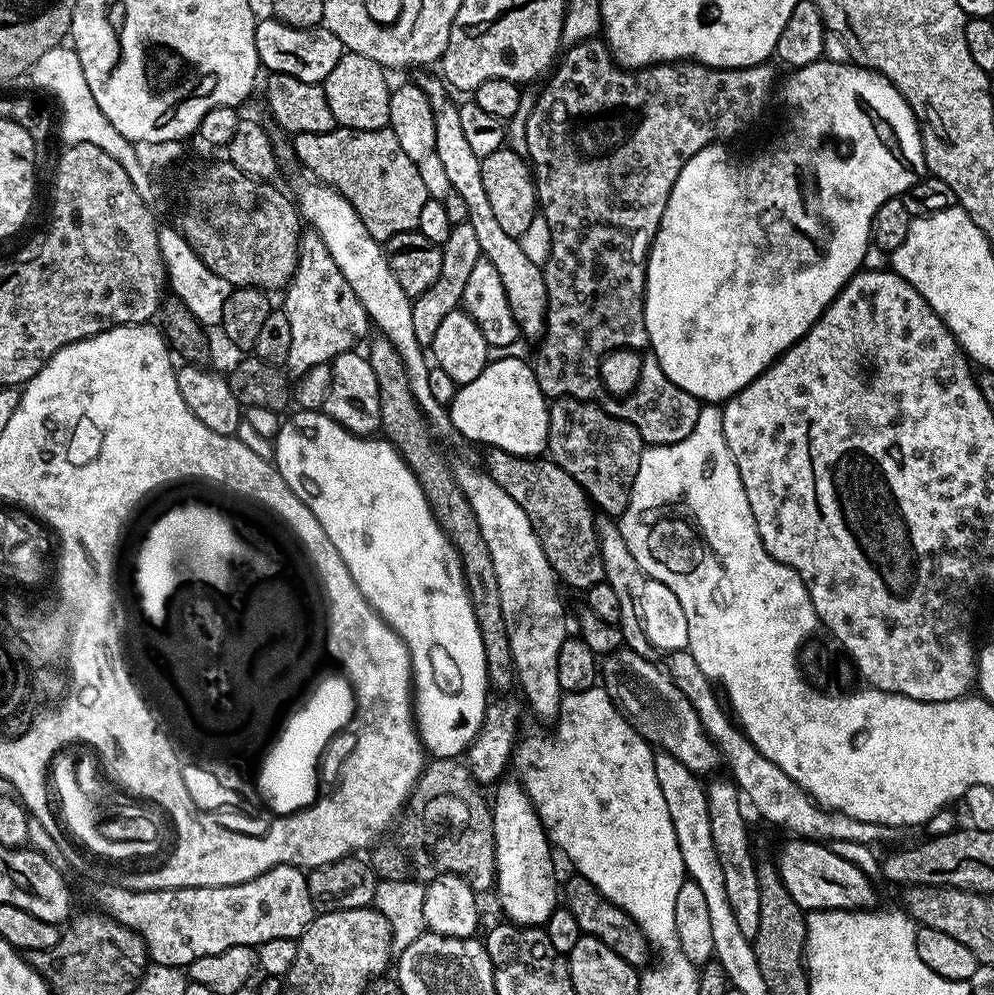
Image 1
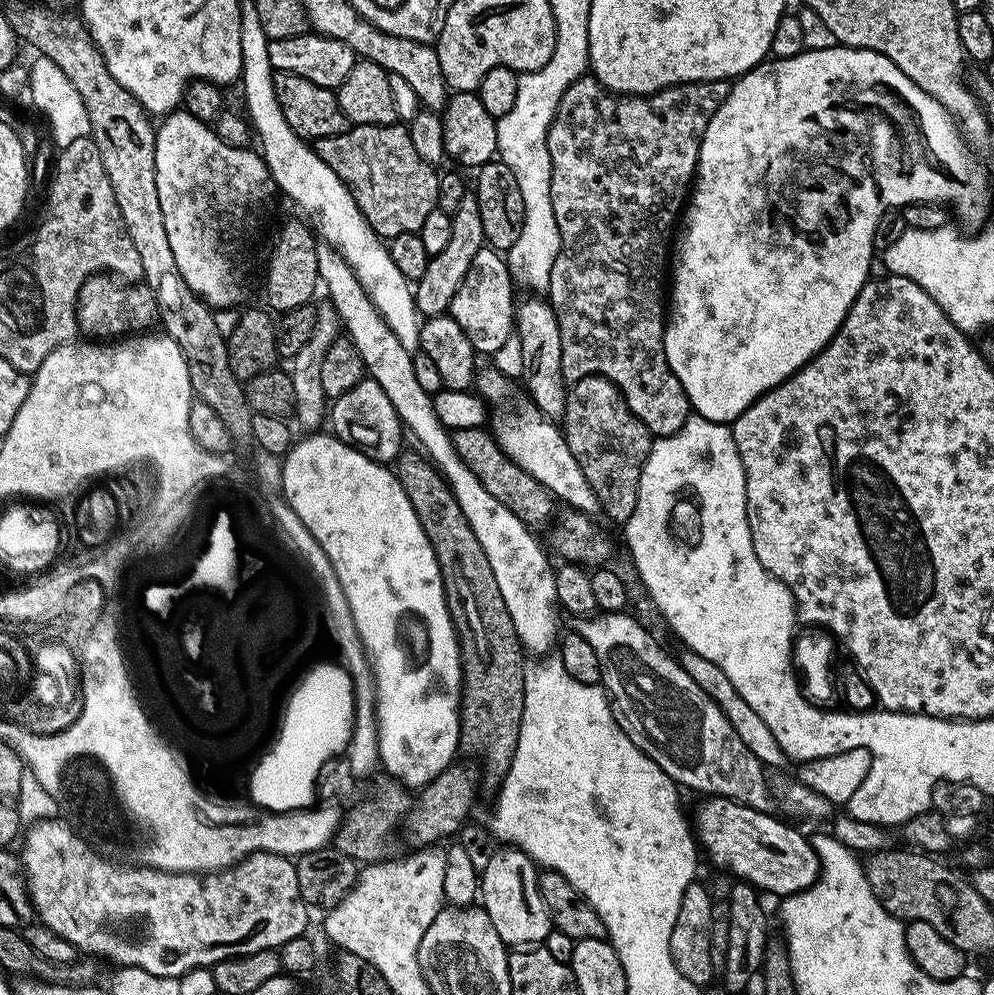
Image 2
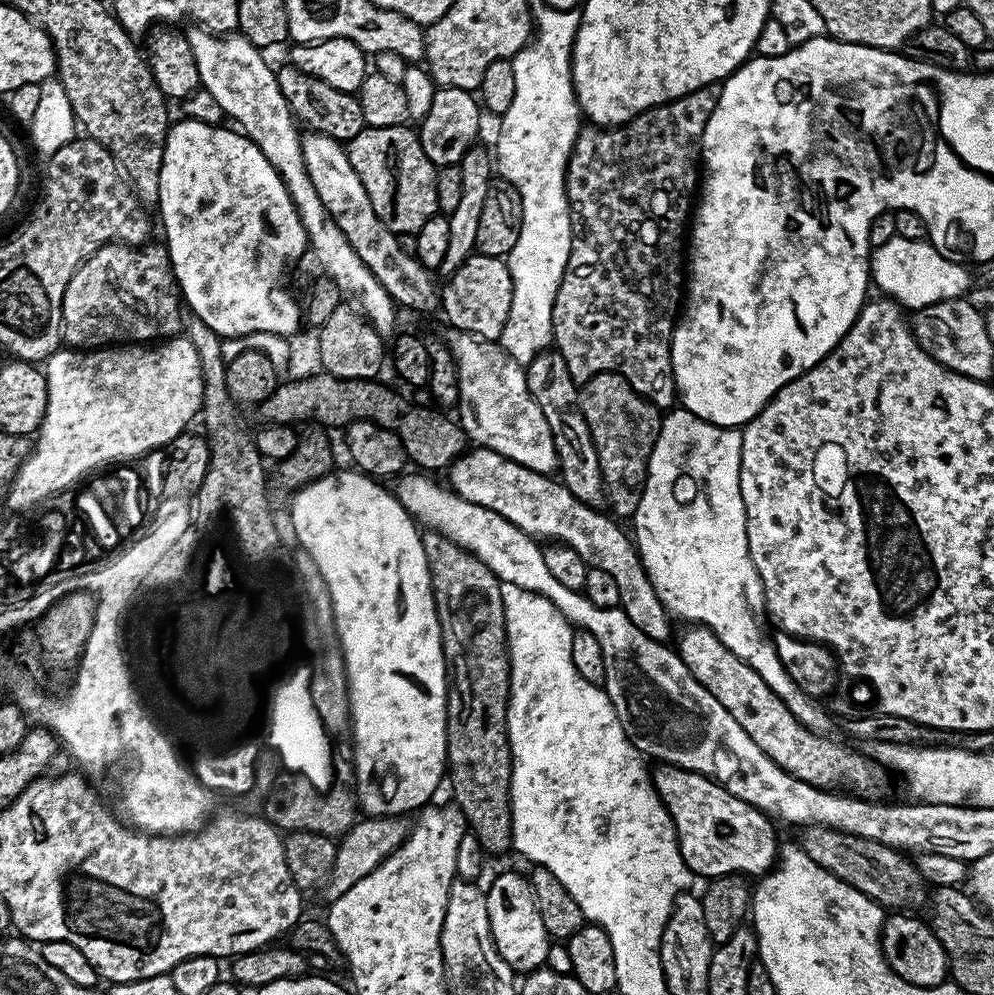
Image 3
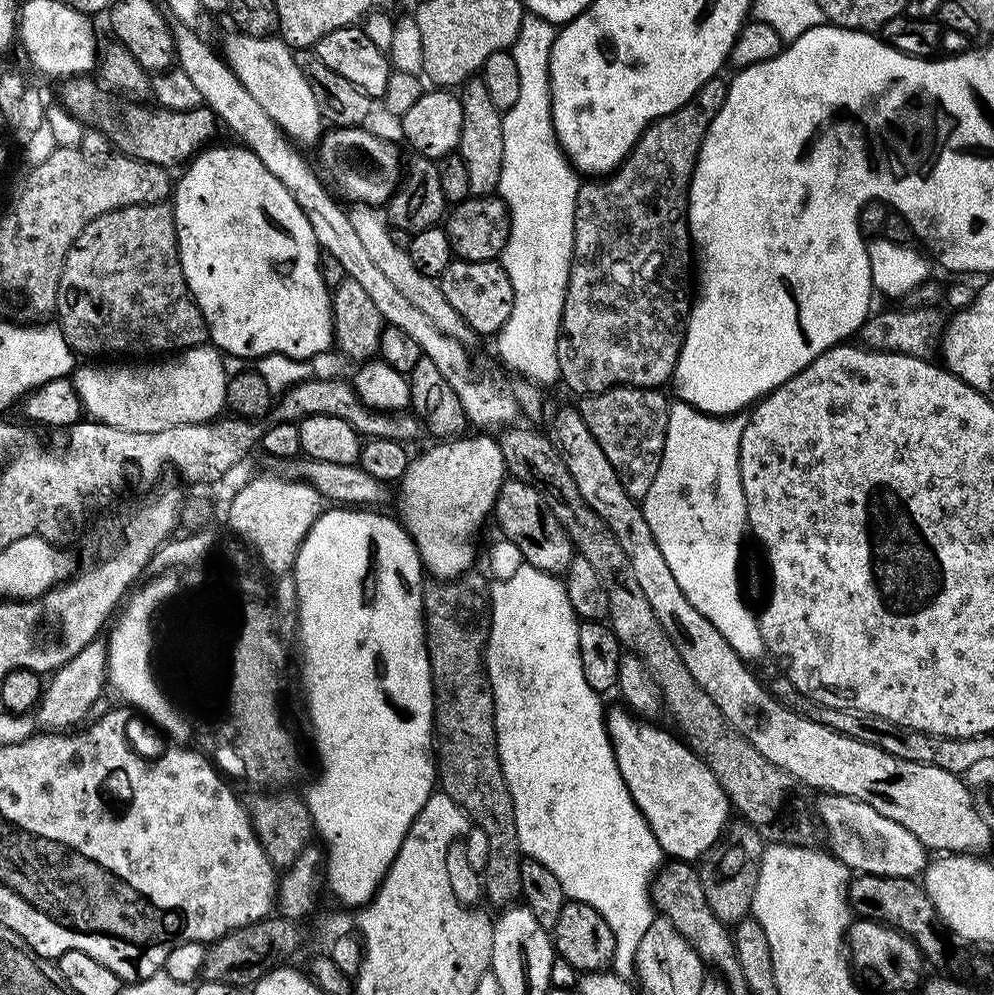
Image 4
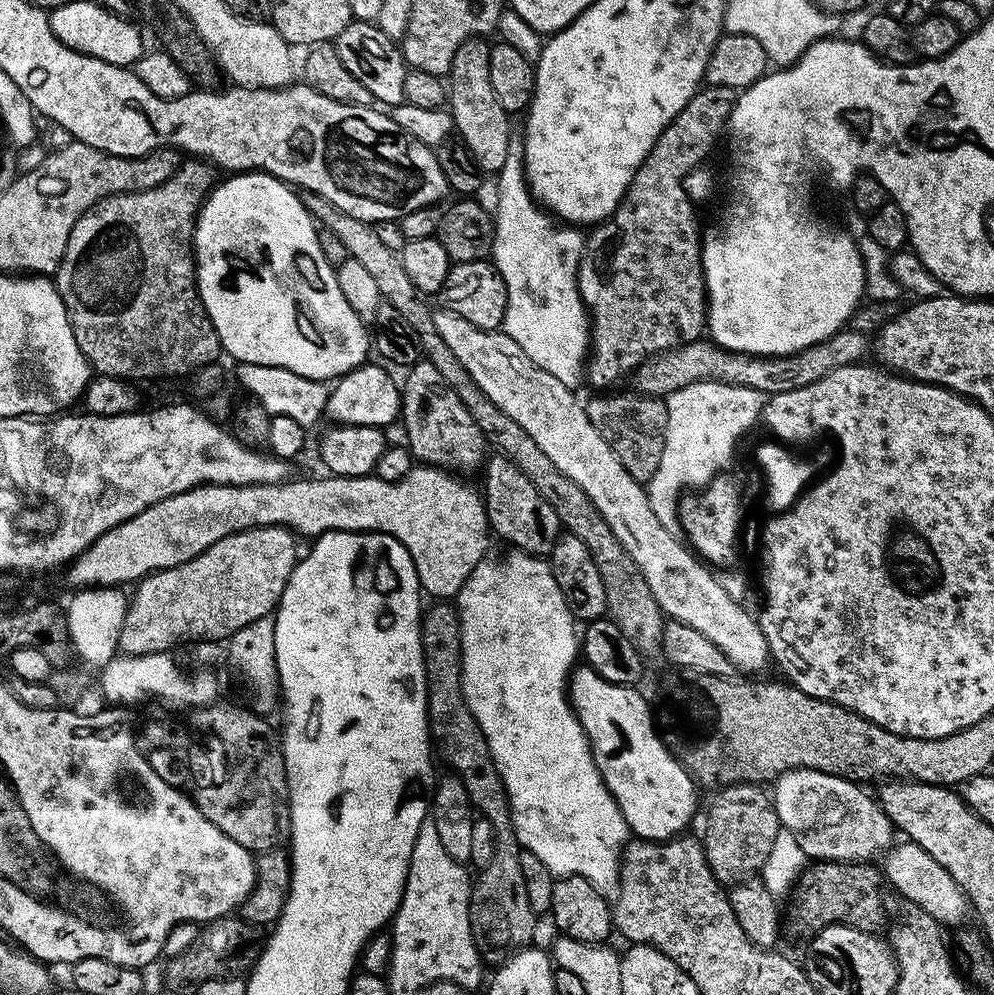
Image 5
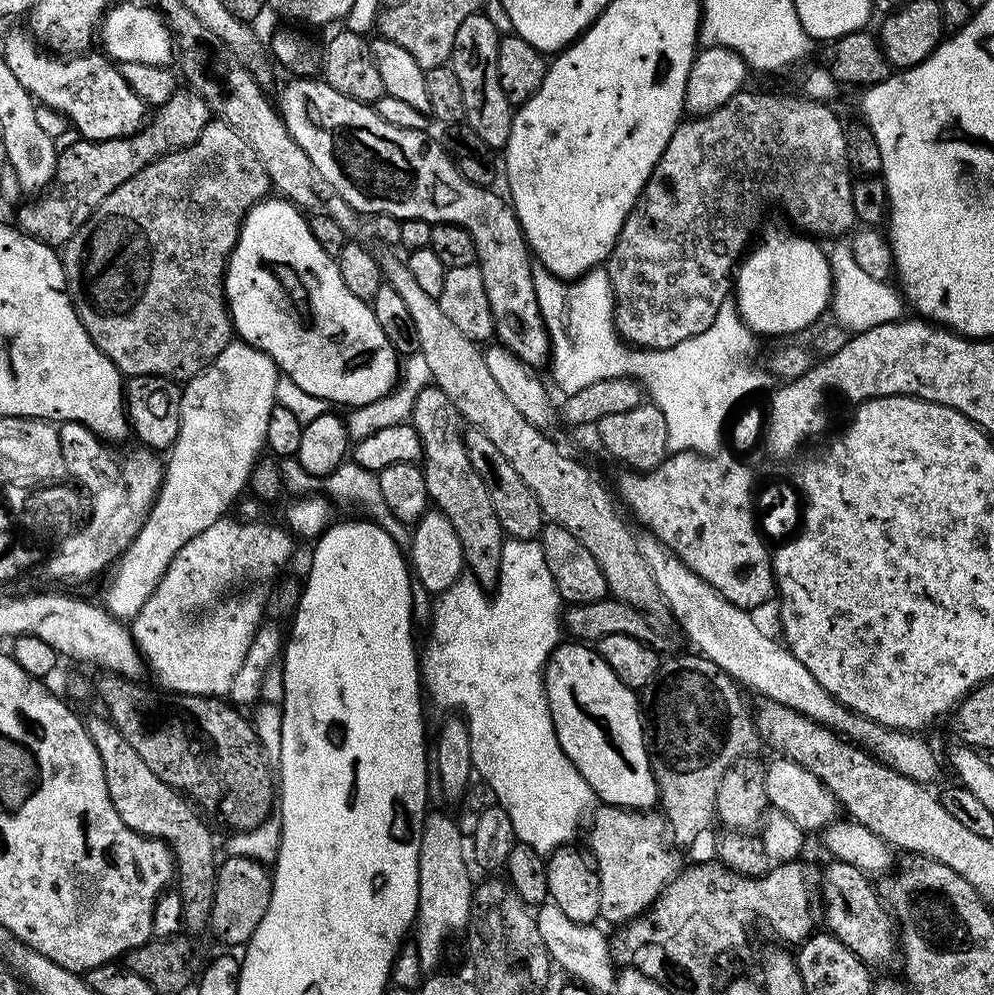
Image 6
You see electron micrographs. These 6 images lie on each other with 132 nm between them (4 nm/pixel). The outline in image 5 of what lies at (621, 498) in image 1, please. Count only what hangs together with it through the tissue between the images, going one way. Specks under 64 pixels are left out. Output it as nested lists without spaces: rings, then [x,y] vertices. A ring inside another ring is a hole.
[[[596,394],[592,401],[587,401],[586,407],[590,422],[594,422],[594,430],[606,438],[610,450],[626,466],[628,473],[641,482],[647,482],[654,478],[658,470],[658,462],[662,462],[662,450],[664,449],[664,435],[668,429],[668,405],[661,397],[646,396],[643,394],[631,394],[632,396],[604,396],[608,394]]]

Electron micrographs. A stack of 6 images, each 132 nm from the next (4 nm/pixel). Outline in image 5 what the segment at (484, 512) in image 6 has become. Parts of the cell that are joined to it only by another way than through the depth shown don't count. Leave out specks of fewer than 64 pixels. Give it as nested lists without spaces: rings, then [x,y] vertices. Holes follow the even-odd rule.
[[[427,358],[411,365],[405,372],[408,373],[404,380],[402,376],[400,410],[404,432],[408,435],[408,451],[421,465],[443,468],[453,474],[479,469],[486,460],[486,441],[474,418],[470,418],[470,410],[466,410],[462,398],[454,394],[450,382],[438,374]]]

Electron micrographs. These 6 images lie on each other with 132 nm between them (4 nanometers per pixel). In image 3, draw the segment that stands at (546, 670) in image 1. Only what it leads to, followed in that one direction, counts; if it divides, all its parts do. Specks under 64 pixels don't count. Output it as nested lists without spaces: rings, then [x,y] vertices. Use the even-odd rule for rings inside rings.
[[[192,26],[189,29],[186,35],[190,42],[190,50],[194,50],[194,62],[198,62],[200,88],[210,93],[214,102],[218,102],[218,106],[222,106],[229,121],[237,120],[232,122],[239,125],[244,135],[260,147],[262,154],[266,154],[270,166],[274,166],[274,170],[284,180],[286,190],[298,210],[300,221],[308,235],[311,255],[316,255],[317,262],[324,267],[321,268],[323,275],[331,278],[347,299],[349,296],[353,300],[351,303],[371,324],[372,329],[384,338],[391,337],[397,331],[395,330],[397,305],[390,298],[390,294],[386,294],[378,278],[370,274],[362,258],[358,258],[350,242],[346,242],[342,230],[338,230],[326,206],[322,206],[322,198],[318,198],[318,190],[314,190],[310,174],[306,174],[306,162],[302,158],[300,145],[301,129],[292,114],[292,107],[288,105],[278,86],[274,68],[264,61],[265,53],[239,34],[217,34],[199,26]]]

